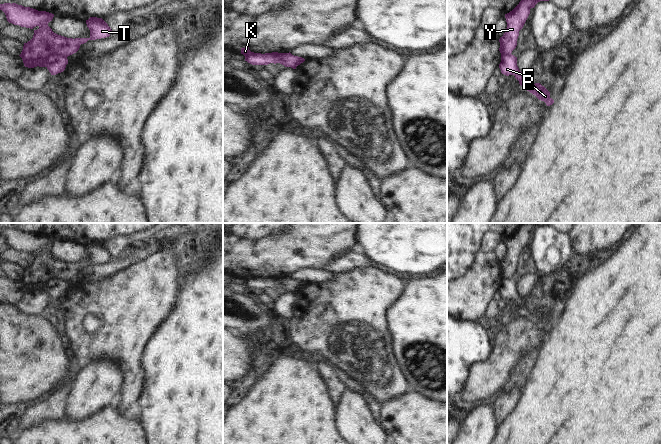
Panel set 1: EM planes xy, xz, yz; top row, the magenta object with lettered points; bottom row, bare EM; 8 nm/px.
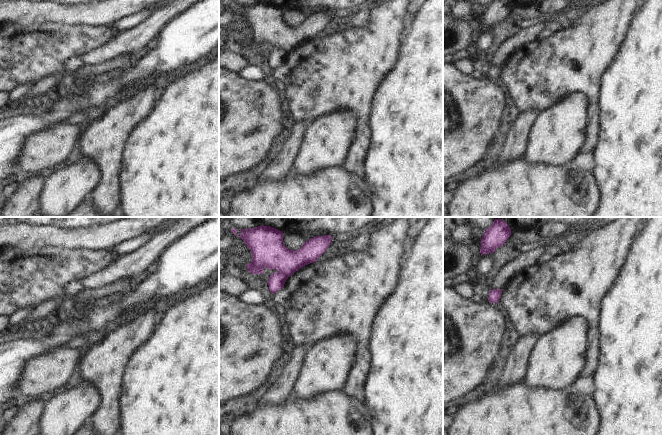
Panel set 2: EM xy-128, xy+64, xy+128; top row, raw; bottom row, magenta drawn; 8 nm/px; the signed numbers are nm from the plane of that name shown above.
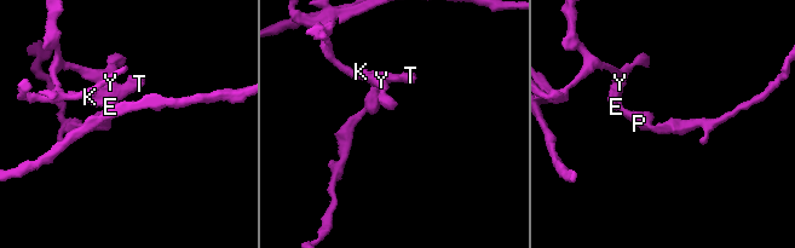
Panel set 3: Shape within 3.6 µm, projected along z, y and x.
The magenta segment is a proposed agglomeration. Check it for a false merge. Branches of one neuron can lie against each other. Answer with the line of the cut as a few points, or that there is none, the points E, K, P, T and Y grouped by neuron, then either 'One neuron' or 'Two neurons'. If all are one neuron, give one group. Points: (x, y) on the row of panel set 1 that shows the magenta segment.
Split along xy (66, 56), (51, 54), (47, 58), (45, 66). Groups: E P / K T Y. Two neurons.

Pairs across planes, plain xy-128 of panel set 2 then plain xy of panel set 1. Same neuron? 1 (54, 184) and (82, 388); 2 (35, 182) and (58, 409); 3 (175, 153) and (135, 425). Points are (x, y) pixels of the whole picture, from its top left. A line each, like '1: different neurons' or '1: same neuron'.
1: same neuron
2: same neuron
3: different neurons

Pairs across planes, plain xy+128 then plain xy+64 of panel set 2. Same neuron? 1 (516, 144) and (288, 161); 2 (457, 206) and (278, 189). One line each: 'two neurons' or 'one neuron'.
1: one neuron
2: one neuron

